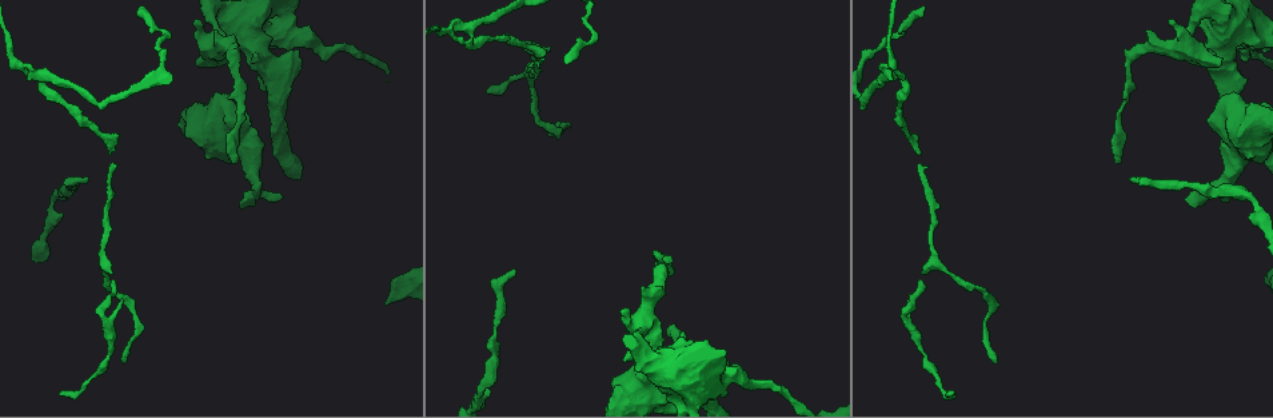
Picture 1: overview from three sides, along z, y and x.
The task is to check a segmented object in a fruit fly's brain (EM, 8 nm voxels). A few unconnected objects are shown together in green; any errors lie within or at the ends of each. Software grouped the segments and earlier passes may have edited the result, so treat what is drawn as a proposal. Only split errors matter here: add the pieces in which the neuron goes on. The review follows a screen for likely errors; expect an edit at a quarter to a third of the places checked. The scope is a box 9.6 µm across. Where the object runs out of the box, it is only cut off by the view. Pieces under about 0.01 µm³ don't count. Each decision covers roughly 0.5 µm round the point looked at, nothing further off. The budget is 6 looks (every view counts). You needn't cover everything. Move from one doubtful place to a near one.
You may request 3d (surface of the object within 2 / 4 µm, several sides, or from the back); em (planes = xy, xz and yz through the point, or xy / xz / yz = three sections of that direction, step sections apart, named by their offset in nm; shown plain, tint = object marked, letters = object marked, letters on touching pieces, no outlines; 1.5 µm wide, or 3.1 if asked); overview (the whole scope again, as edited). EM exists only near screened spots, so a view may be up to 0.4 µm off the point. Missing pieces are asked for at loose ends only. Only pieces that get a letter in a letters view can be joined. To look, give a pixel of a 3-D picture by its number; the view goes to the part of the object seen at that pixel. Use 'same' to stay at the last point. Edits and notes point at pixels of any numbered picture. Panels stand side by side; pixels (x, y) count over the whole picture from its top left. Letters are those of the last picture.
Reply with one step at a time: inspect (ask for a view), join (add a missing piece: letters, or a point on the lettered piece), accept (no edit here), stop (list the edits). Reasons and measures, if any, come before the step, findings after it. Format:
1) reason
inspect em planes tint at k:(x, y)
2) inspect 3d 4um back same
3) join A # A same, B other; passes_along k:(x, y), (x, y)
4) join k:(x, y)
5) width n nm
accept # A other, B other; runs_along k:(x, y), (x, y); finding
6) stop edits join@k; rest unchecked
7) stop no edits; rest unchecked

branch stops here
inspect em xz step 8 tint at 1:(552, 137)

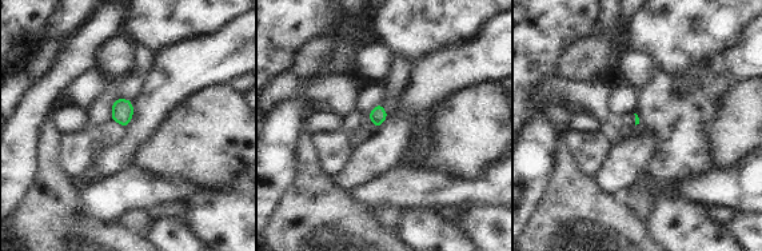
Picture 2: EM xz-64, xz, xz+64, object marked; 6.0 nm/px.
inspect em planes letters same

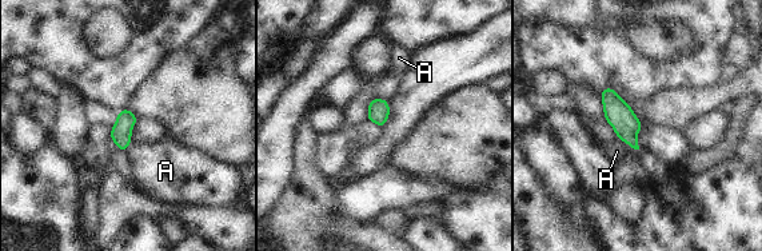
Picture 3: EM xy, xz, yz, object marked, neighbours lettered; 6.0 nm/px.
accept # A other; border 3:(617, 138), (638, 150); no lettered piece goes on from it

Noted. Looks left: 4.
branch stops here
inspect em yz step 8 letters at 1:(1188, 203)

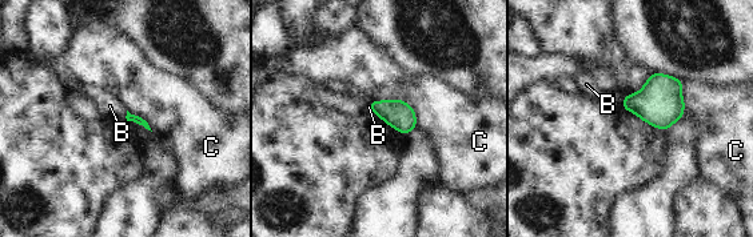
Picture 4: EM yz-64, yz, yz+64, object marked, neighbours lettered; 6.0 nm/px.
cut it another way
inspect em xz step 4 letters same

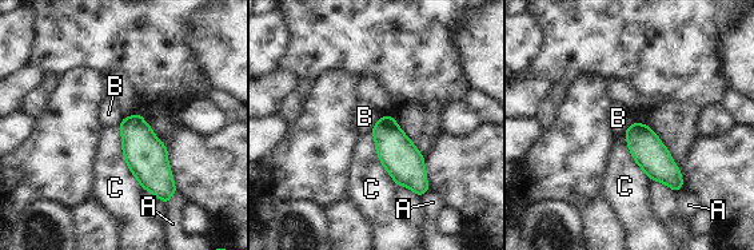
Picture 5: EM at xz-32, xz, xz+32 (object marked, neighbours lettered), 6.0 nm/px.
accept # A other, B other, C other; border 5:(381, 116), (368, 130); no lettered piece goes on from it

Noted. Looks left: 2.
stop no edits; rest unchecked

